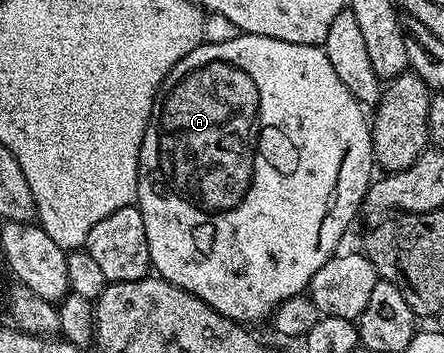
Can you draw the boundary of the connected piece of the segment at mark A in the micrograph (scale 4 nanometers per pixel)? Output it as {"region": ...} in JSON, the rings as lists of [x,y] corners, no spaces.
{"region":[[[244,32],[226,43],[205,42],[196,46],[165,77],[139,152],[135,205],[143,216],[143,228],[147,228],[147,252],[152,269],[171,284],[199,296],[199,300],[215,308],[215,312],[242,324],[257,322],[260,318],[268,319],[280,302],[306,293],[315,272],[319,272],[319,268],[323,268],[323,264],[338,253],[337,245],[345,229],[352,224],[357,209],[362,209],[365,193],[375,178],[373,131],[365,113],[366,107],[351,96],[351,92],[347,92],[347,84],[339,80],[321,46],[291,44],[278,38]]]}

